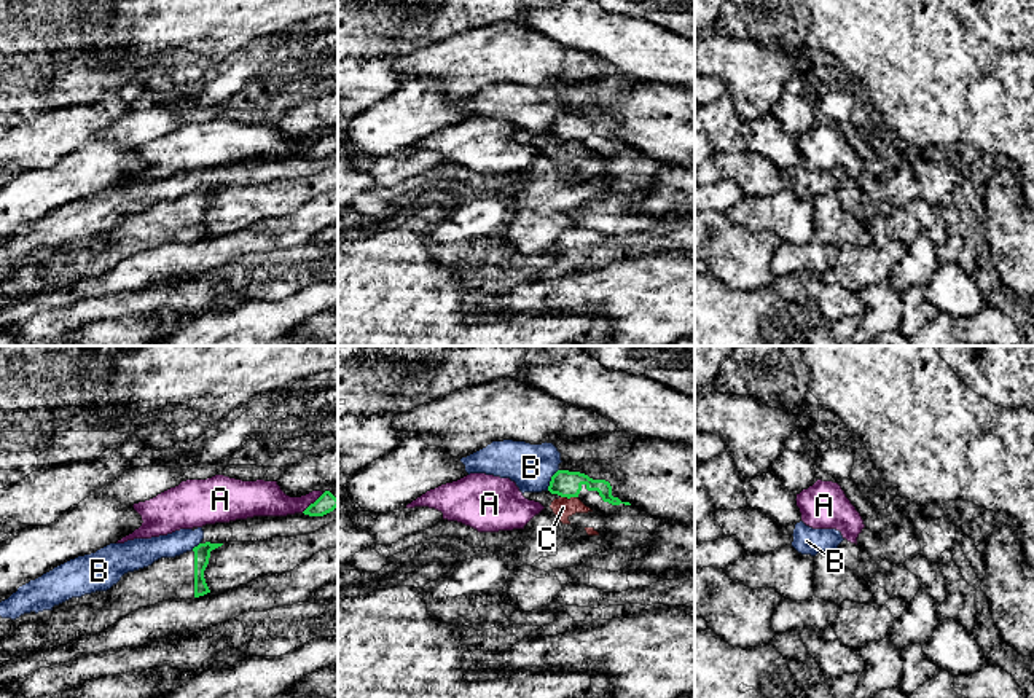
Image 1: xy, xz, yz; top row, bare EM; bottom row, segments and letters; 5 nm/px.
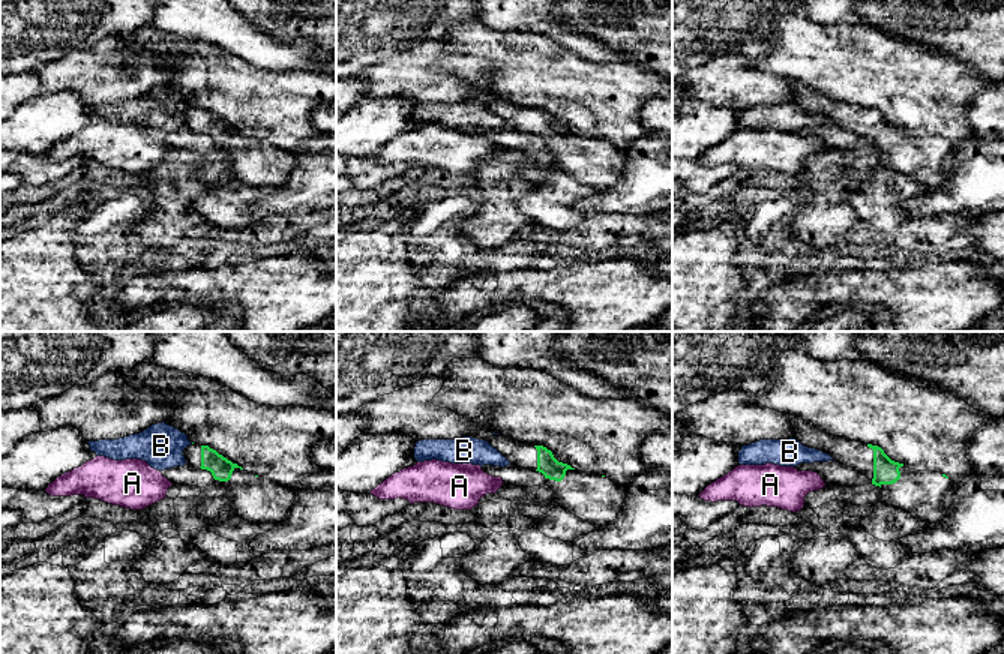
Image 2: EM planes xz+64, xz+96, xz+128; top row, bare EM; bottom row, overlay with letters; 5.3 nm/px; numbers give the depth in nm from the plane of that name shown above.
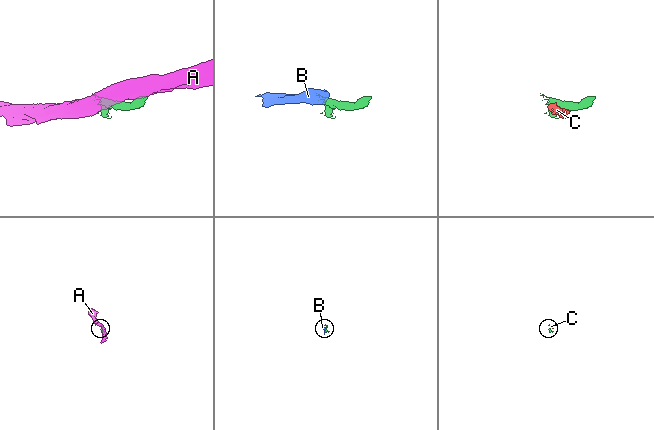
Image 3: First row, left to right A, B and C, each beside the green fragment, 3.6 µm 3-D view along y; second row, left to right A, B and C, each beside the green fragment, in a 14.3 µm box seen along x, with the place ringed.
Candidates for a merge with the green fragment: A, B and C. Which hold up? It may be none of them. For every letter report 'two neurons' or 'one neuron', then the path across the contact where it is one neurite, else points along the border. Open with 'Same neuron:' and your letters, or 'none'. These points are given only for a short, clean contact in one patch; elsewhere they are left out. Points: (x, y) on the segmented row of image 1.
Same neuron: none
A: two neurons; border xy (324, 493), (301, 512)
B: two neurons; border xz (558, 469), (547, 490)
C: two neurons; border xz (561, 496), (577, 498)

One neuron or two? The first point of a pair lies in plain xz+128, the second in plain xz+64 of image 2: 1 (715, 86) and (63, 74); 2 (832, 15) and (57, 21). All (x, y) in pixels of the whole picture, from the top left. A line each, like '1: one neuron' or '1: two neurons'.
1: one neuron
2: two neurons

